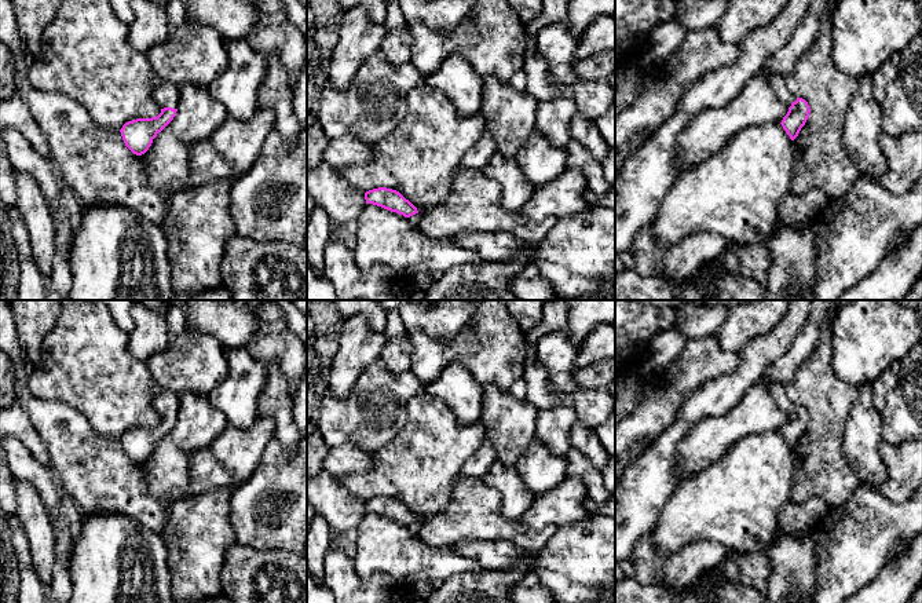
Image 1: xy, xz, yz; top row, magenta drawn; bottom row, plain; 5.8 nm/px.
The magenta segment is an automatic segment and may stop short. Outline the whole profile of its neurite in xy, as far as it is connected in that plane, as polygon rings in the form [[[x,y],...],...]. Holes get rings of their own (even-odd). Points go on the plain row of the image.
[[[162,388],[153,403],[161,416],[161,421],[157,425],[128,430],[120,438],[125,454],[136,464],[149,458],[153,447],[173,428],[178,420],[178,392]]]

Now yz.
[[[772,383],[769,392],[776,401],[778,406],[789,414],[789,420],[780,432],[790,447],[794,449],[809,425],[809,413],[805,408],[797,406],[789,399],[783,385]]]

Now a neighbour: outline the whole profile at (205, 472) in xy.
[[[211,447],[201,449],[193,454],[189,476],[186,491],[191,496],[231,486],[231,475],[215,458]]]

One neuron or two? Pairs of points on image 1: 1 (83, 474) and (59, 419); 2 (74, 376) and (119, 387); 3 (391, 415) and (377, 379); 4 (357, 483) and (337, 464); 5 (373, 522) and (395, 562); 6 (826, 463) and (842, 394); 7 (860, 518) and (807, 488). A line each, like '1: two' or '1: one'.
1: one
2: one
3: one
4: two
5: one
6: one
7: two

